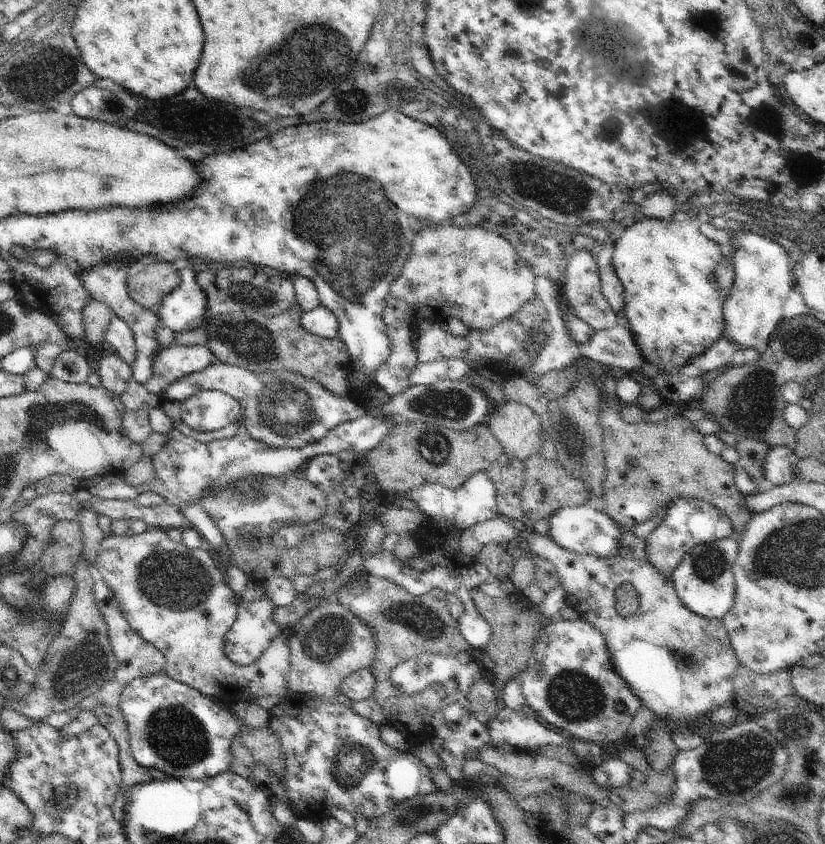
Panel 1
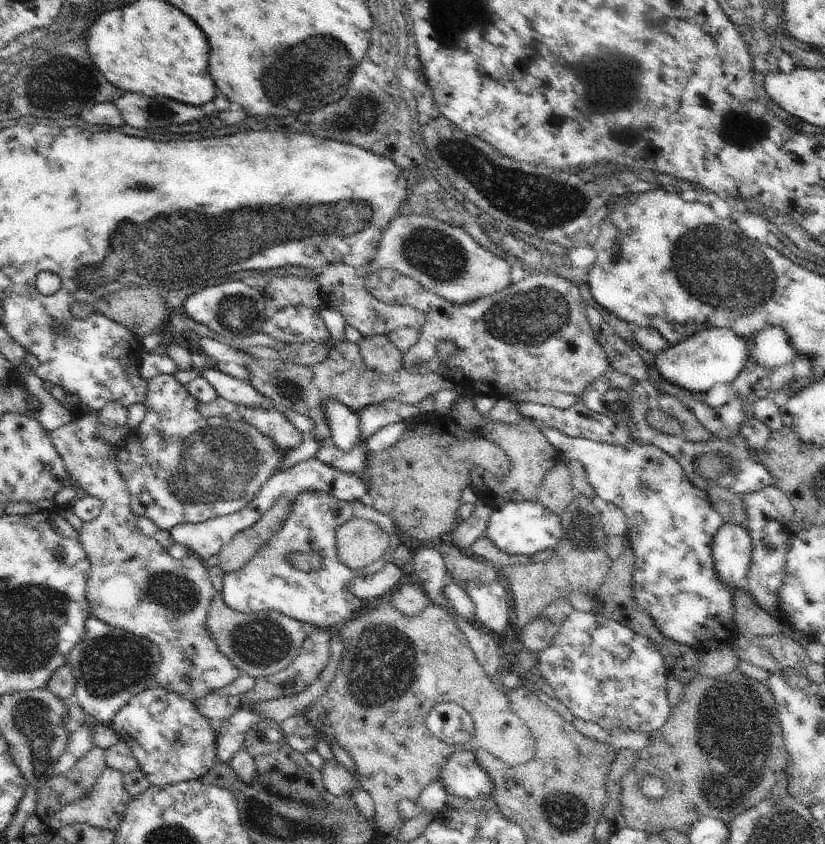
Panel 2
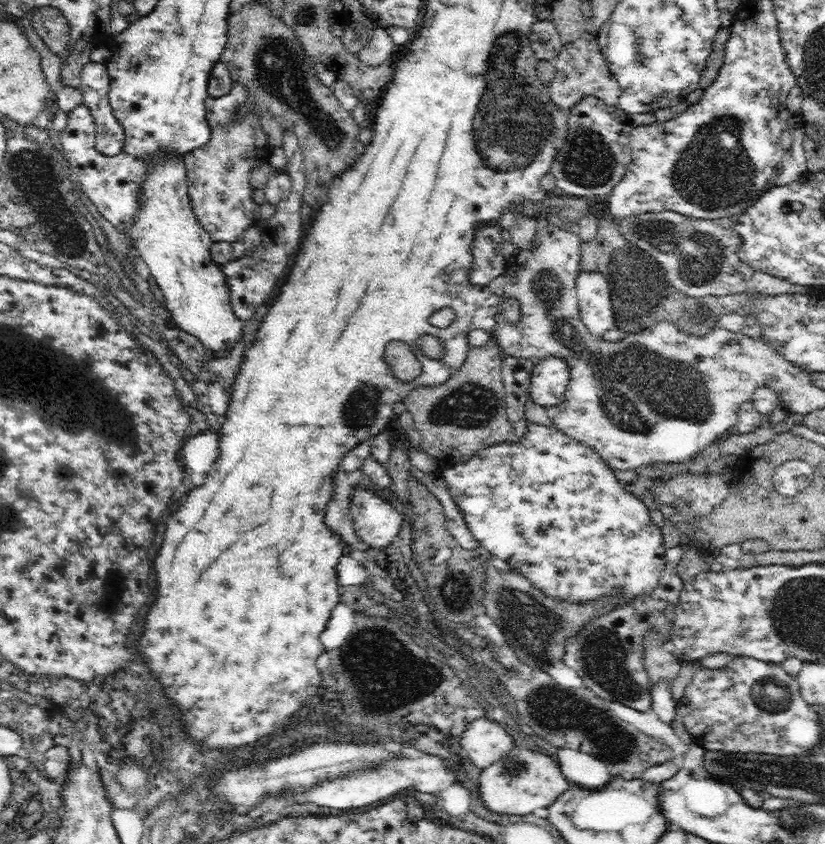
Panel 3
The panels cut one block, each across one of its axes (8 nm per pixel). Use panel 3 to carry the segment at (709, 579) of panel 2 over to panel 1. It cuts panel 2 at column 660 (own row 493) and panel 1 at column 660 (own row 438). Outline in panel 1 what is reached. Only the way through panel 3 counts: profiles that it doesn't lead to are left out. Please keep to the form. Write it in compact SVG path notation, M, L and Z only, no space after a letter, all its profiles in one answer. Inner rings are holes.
M674 497L665 508L662 518L662 522L647 536L645 551L647 560L665 579L672 580L676 567L696 545L708 544L734 535L733 524L726 513L708 501L694 497Z

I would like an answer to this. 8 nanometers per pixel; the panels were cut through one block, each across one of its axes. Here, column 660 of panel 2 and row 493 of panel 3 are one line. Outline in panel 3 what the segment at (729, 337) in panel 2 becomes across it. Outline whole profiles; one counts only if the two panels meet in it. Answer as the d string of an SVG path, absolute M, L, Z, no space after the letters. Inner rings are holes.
M355 486L350 516L356 534L366 546L379 549L392 543L400 532L404 514L368 487Z

